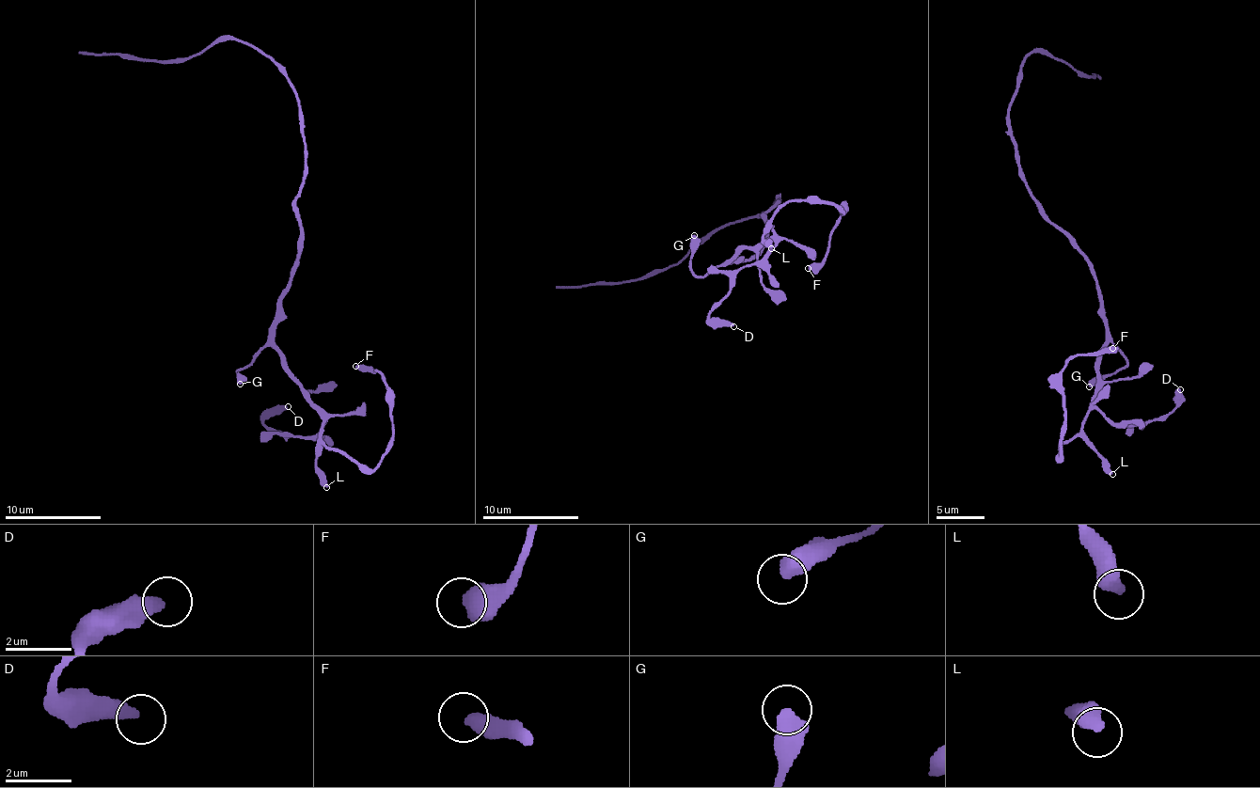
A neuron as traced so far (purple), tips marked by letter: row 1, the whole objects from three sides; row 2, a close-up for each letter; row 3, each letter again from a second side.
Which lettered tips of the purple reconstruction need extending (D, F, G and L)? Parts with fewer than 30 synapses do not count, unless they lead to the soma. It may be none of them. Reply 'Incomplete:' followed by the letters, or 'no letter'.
Incomplete: no letter

